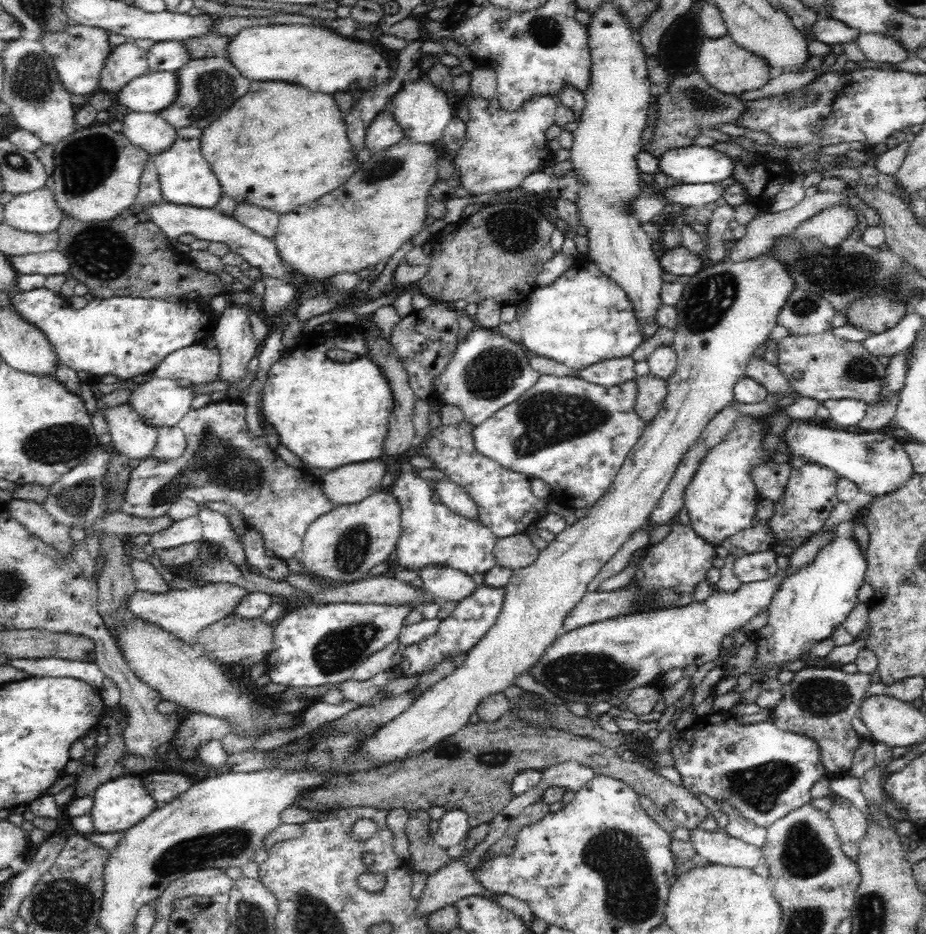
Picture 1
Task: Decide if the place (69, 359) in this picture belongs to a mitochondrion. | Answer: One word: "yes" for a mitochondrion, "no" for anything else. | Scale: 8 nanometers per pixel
no

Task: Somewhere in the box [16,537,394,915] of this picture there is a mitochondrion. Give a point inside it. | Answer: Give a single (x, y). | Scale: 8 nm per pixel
(223, 847)

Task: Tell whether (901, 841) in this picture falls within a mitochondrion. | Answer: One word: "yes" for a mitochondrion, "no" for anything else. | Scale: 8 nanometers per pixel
no

